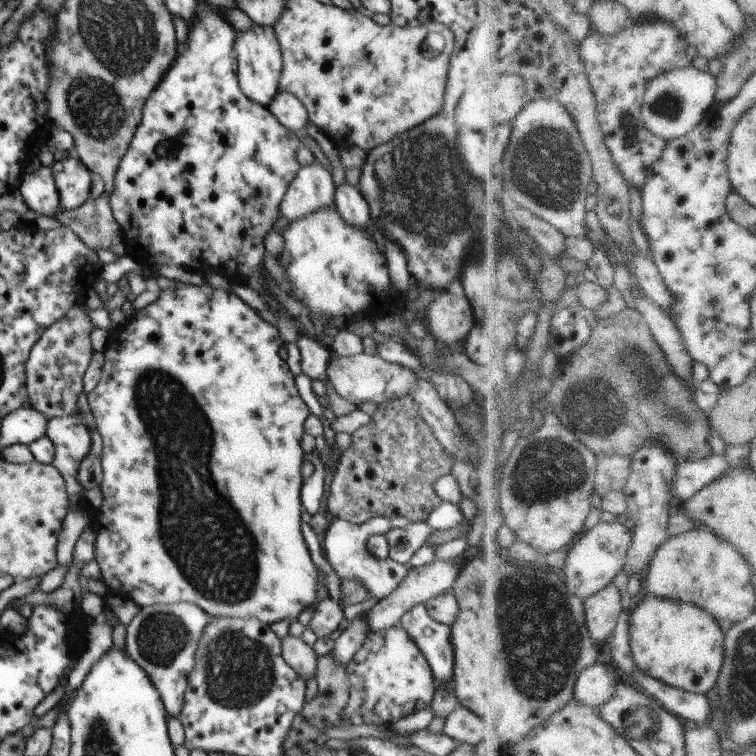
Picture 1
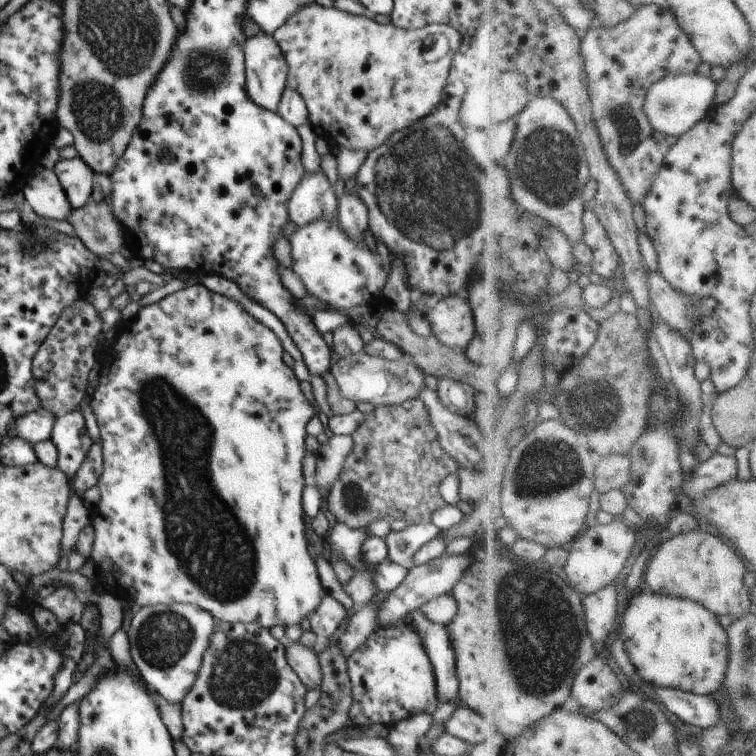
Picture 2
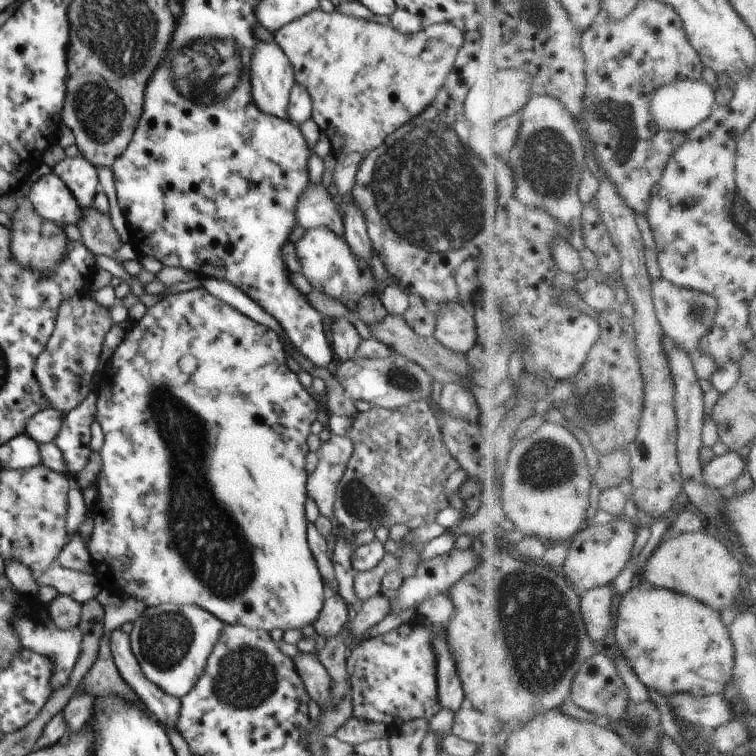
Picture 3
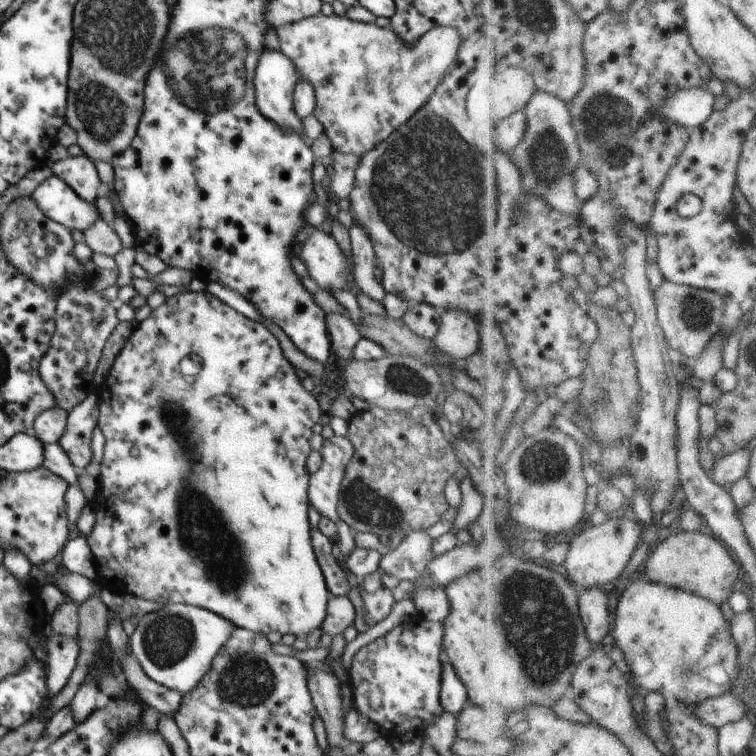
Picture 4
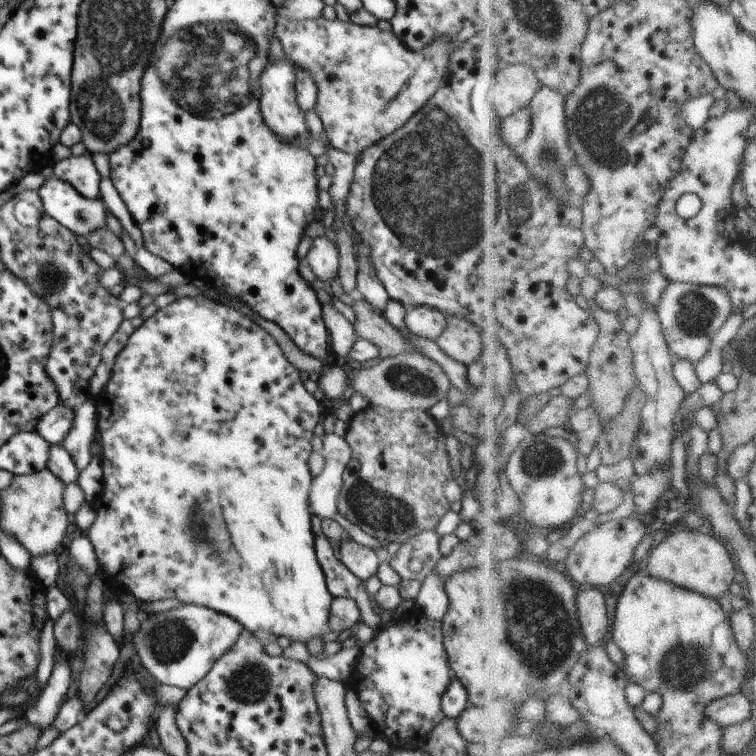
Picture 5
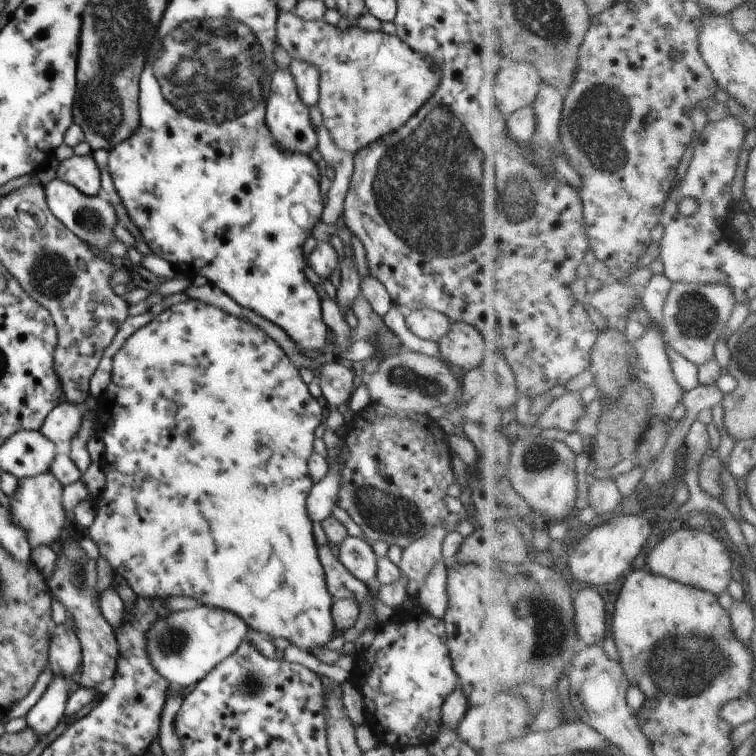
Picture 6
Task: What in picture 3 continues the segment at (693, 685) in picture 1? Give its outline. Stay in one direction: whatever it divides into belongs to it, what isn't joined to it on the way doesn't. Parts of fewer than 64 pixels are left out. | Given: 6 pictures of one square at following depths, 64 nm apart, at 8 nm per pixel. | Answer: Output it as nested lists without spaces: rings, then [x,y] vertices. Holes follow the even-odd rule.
[[[643,581],[625,594],[619,613],[618,650],[648,688],[672,698],[680,692],[711,696],[732,686],[736,644],[722,612],[694,596],[656,588]]]

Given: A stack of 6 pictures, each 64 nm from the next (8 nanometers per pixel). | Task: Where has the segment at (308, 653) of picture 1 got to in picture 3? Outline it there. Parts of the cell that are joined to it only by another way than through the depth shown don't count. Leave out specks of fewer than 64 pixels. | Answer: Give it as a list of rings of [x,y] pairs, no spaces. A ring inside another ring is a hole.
[[[300,651],[293,658],[296,672],[302,680],[309,698],[317,702],[321,710],[330,700],[330,684],[332,678],[328,676],[326,668],[318,661],[316,654],[308,654]]]

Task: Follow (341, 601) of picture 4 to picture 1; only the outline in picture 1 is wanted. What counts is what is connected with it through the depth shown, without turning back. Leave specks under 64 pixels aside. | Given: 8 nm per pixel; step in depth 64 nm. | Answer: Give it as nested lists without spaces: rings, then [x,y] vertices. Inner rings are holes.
[[[326,596],[314,608],[309,628],[317,638],[335,637],[345,624],[344,618],[343,606]]]

